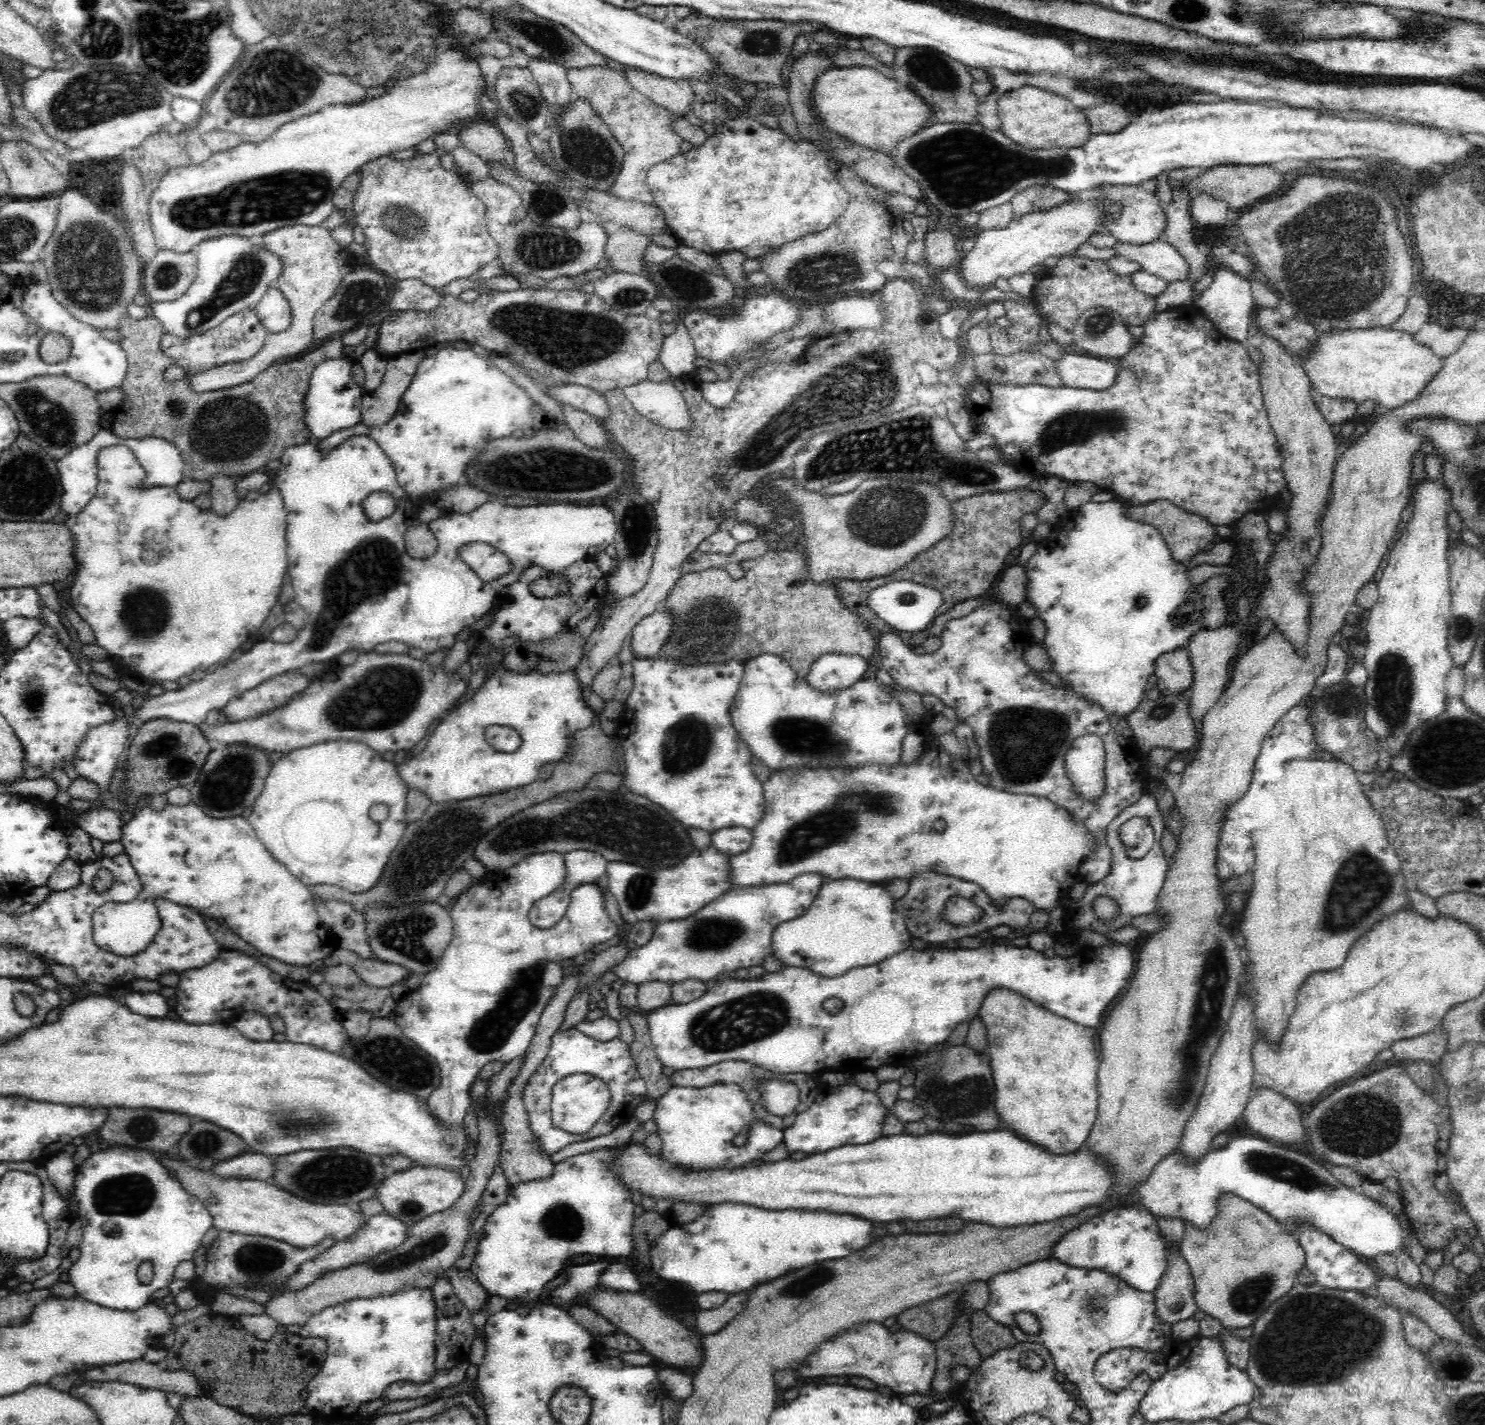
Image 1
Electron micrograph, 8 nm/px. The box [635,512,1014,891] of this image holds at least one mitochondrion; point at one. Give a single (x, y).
(843, 818)

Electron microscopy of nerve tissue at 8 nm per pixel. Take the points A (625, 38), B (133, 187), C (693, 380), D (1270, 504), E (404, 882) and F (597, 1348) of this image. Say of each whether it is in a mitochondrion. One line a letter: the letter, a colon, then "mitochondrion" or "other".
A: other
B: other
C: other
D: other
E: mitochondrion
F: other

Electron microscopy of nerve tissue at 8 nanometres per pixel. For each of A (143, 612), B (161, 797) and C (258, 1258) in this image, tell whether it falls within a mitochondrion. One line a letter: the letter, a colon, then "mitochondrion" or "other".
A: mitochondrion
B: other
C: mitochondrion

